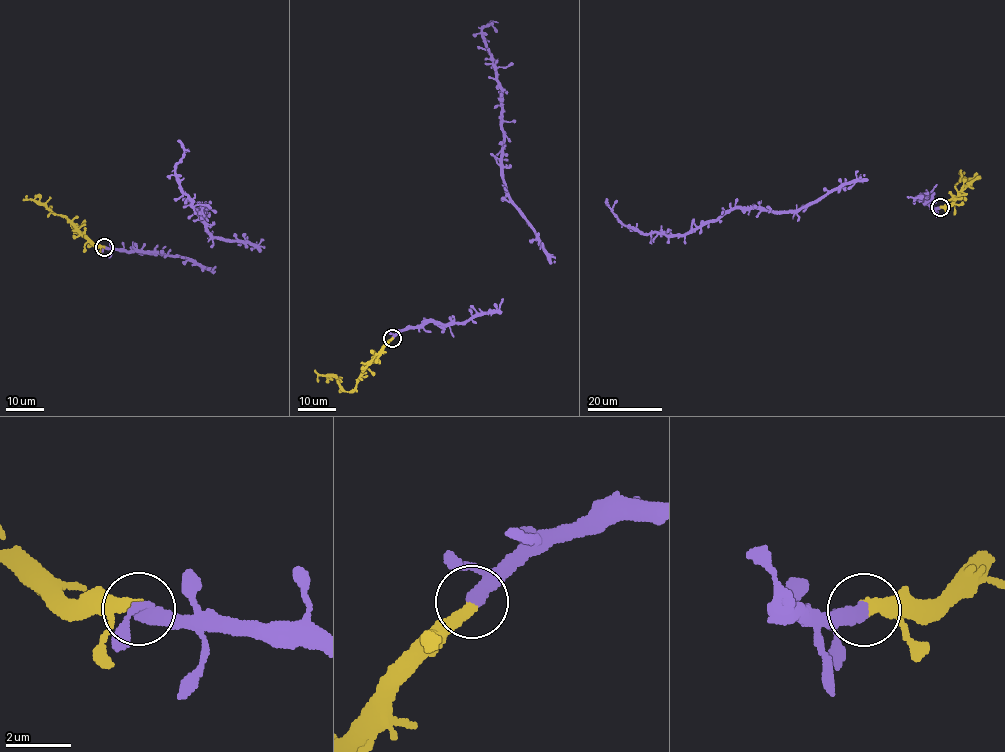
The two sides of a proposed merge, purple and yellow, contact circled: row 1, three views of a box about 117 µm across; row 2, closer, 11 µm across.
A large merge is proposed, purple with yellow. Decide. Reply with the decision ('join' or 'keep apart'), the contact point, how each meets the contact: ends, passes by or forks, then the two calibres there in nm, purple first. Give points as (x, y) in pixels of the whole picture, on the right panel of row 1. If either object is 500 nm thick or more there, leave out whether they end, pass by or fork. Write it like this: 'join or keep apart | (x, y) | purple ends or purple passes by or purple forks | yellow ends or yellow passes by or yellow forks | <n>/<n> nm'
join | (940, 207) | purple passes by | yellow ends | 320/400 nm

